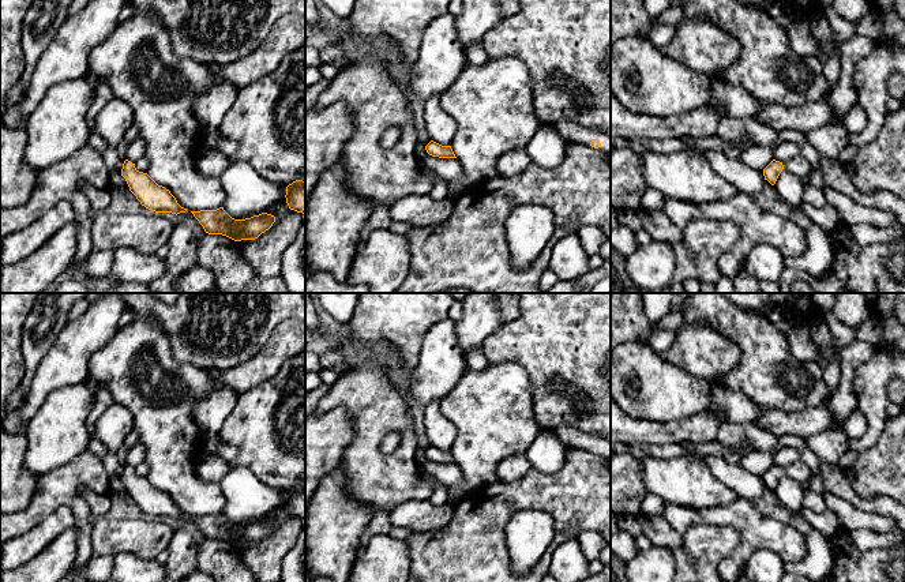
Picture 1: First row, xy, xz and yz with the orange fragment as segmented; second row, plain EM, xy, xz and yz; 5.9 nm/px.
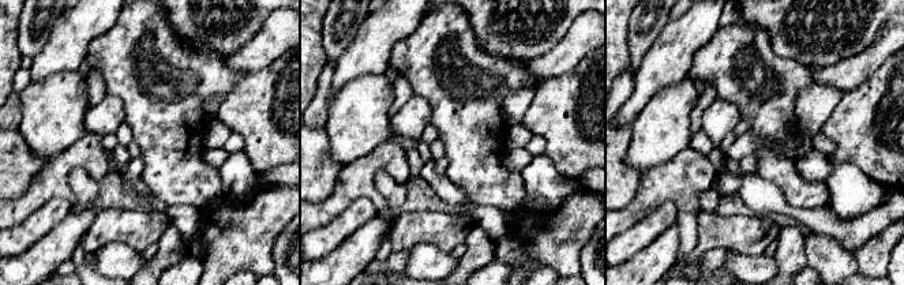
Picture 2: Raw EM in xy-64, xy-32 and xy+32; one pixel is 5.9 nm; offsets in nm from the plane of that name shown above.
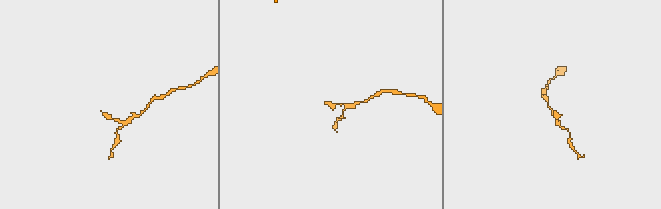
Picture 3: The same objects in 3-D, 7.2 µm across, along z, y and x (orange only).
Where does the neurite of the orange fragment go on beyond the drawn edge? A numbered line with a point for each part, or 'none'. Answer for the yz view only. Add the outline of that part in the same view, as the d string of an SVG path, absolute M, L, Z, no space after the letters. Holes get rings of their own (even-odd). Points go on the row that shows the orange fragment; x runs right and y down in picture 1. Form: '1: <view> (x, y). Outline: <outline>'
1: yz (798, 165). Outline: M796 155L792 159L782 162L782 165L782 170L788 170L799 177L806 177L811 170L810 162L803 155Z

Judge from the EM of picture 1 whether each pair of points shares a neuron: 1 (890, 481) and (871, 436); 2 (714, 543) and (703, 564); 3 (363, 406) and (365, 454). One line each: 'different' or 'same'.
1: different
2: same
3: same

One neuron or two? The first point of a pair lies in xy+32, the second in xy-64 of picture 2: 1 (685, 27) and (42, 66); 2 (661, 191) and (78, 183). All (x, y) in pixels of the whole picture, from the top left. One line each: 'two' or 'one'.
1: one
2: two

